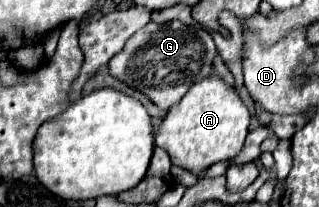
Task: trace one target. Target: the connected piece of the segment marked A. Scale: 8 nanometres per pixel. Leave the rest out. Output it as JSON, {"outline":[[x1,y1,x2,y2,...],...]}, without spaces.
{"outline":[[212,74,196,82,186,92,186,96,170,108,156,132,156,146,162,146,168,152,172,164,200,174,208,166,220,160,228,160,242,150,248,124,250,112,238,96,236,88,226,84,218,74]]}

